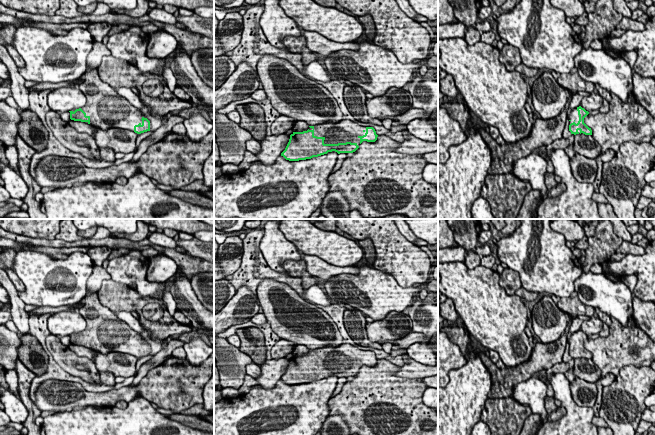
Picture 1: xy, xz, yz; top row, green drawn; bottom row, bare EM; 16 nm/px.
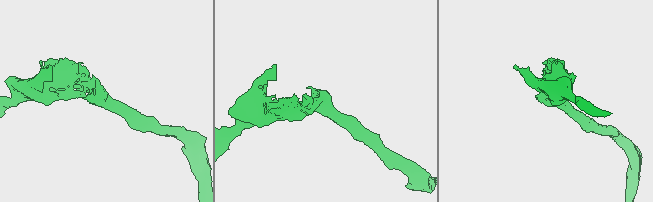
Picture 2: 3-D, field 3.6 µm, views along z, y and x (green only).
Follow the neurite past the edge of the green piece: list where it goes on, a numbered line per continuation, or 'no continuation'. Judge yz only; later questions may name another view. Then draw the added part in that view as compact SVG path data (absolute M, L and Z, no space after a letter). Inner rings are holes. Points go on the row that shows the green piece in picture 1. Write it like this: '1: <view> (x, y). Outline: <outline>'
1: yz (574, 115). Outline: M574 109L574 110L571 112L571 115L570 115L570 117L569 117L569 120L570 120L569 125L570 125L571 123L573 123L573 122L575 122L576 124L578 123L578 121L579 121L579 115L578 115L577 109Z

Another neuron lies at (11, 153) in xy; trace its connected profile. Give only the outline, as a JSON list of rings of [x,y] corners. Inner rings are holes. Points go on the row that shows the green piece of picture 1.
[[[7,146],[5,150],[5,155],[7,160],[9,161],[10,167],[20,175],[18,168],[18,152],[16,147]]]

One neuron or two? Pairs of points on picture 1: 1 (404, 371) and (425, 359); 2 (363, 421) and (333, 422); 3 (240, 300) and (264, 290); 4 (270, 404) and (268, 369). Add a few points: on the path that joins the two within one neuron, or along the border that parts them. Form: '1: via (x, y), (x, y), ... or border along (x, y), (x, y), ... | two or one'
1: border along (409, 356), (427, 366) | two
2: border along (330, 414), (339, 414), (348, 424) | two
3: border along (256, 295), (260, 305) | two
4: border along (280, 378), (273, 387), (263, 388), (258, 385) | two

